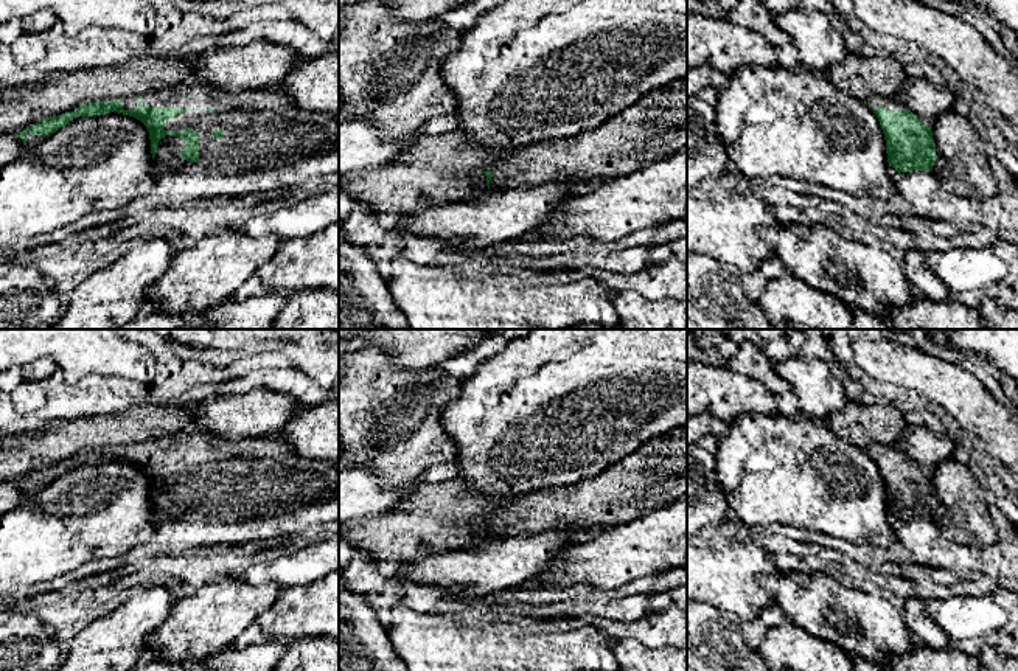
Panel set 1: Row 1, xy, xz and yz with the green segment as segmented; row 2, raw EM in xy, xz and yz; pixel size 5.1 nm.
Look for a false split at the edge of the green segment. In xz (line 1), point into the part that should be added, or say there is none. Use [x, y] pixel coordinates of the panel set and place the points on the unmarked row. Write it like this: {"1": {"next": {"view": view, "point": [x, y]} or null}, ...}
{"1": {"next": {"view": "xz", "point": [656, 472]}}}

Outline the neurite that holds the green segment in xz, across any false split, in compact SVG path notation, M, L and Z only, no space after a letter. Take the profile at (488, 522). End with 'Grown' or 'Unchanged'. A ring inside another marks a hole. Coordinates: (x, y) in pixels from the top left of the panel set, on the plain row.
M687 424L651 438L597 475L511 500L483 519L488 539L530 536L564 525L601 531L687 494Z. Grown

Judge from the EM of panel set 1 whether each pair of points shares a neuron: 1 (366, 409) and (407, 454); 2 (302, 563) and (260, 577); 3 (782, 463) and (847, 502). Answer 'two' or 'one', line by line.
1: one
2: one
3: one

